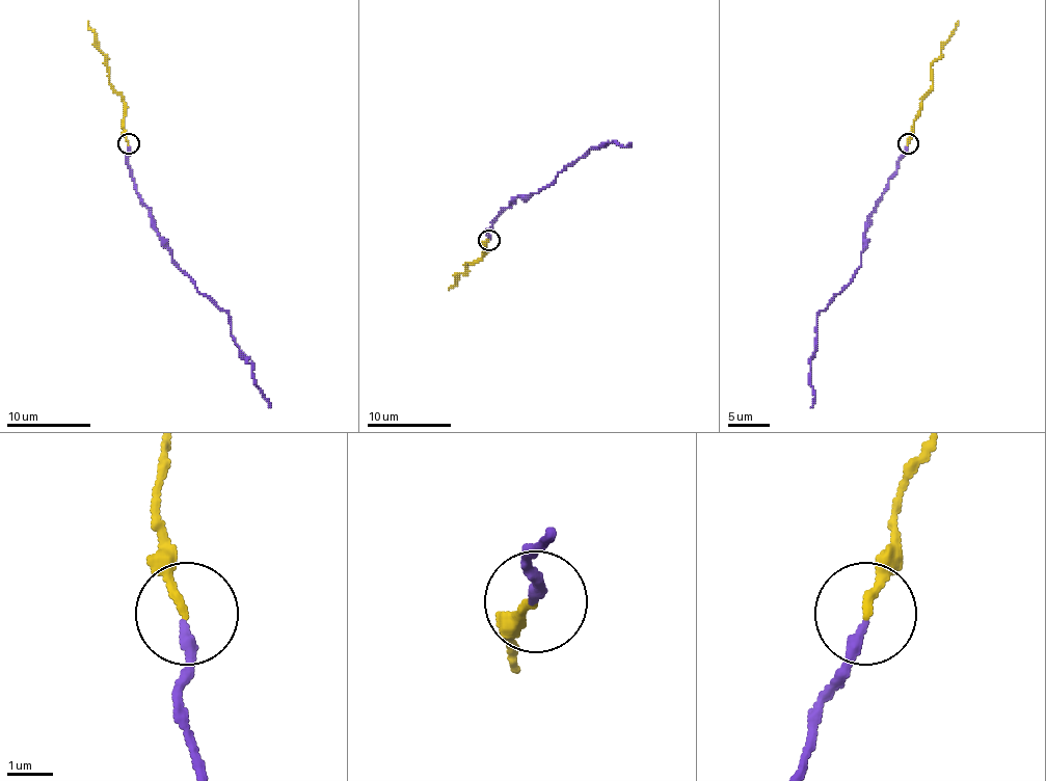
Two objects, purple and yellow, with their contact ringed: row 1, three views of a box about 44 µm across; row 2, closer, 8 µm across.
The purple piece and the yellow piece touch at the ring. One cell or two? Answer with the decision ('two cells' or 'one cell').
one cell

